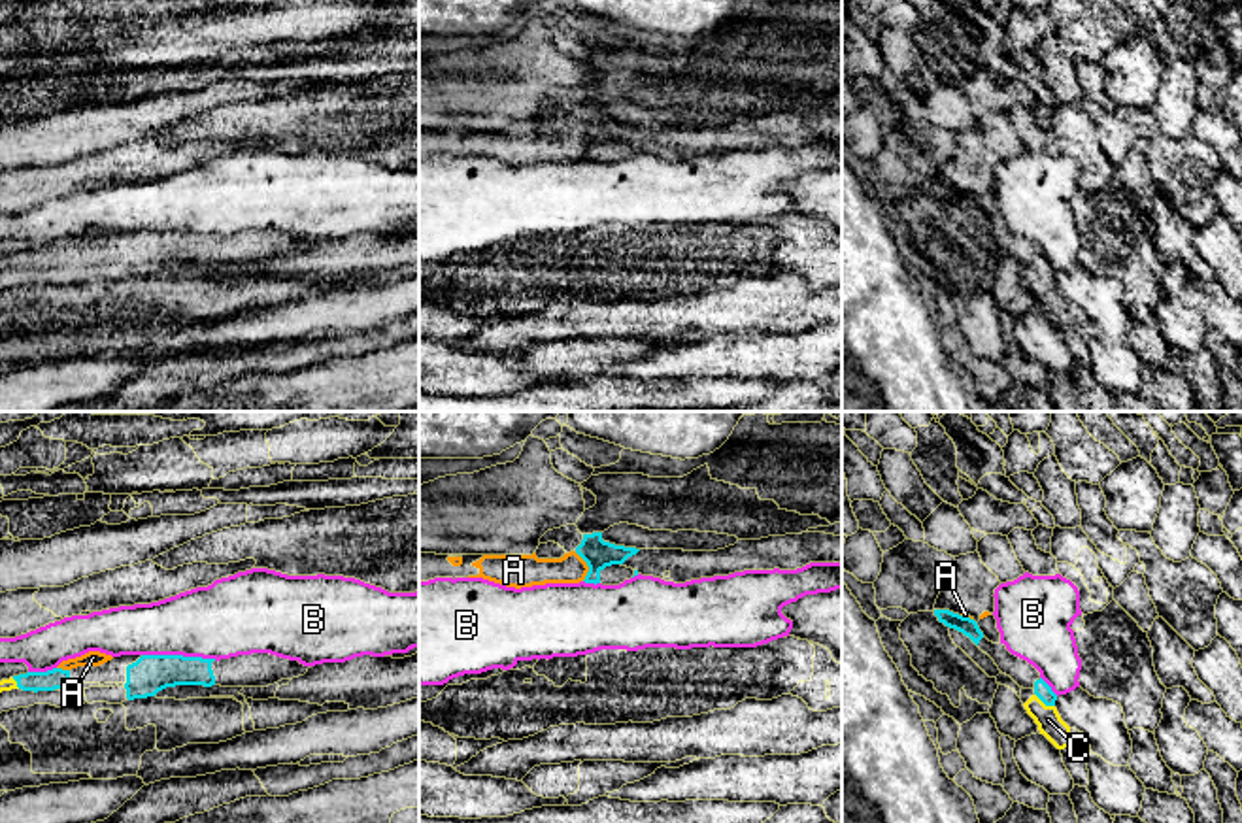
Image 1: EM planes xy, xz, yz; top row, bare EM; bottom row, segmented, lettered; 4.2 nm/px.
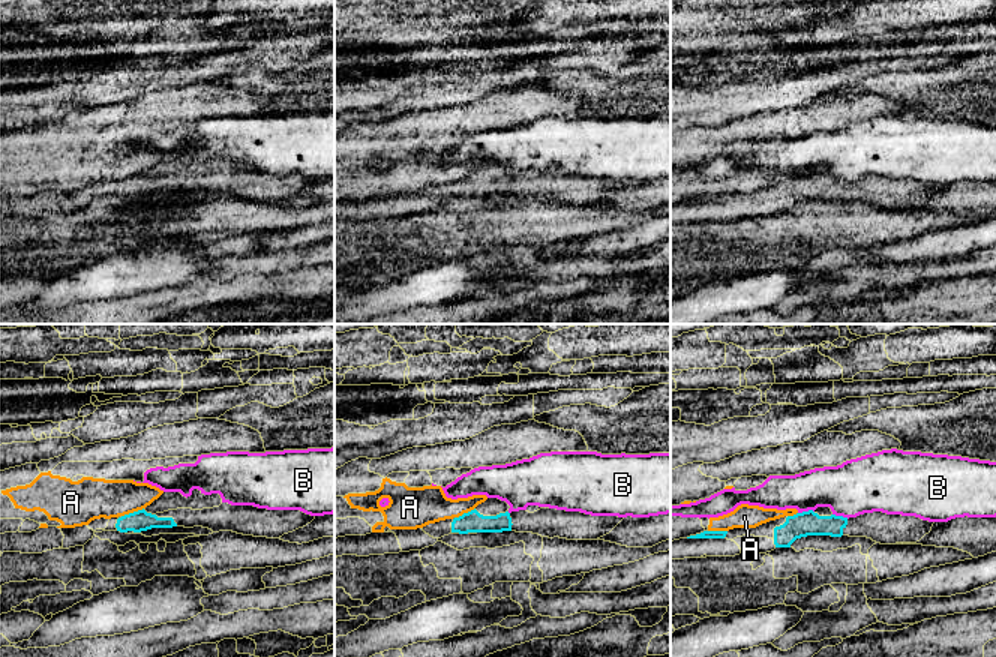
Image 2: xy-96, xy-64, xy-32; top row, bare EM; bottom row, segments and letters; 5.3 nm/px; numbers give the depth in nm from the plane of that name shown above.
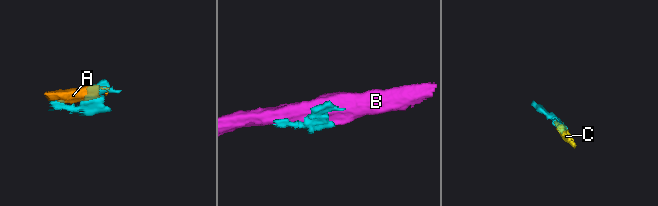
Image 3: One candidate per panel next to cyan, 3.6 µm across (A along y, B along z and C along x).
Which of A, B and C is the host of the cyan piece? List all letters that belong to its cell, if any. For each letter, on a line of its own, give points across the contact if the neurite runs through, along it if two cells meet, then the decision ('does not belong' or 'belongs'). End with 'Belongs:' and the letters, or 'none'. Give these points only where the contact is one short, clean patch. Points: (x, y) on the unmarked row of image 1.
A: does not belong
B: does not belong
C: does not belong
Belongs: none

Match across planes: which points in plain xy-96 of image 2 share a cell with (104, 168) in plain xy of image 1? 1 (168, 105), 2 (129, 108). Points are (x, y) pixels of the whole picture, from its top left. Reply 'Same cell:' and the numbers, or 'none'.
Same cell: 1, 2

